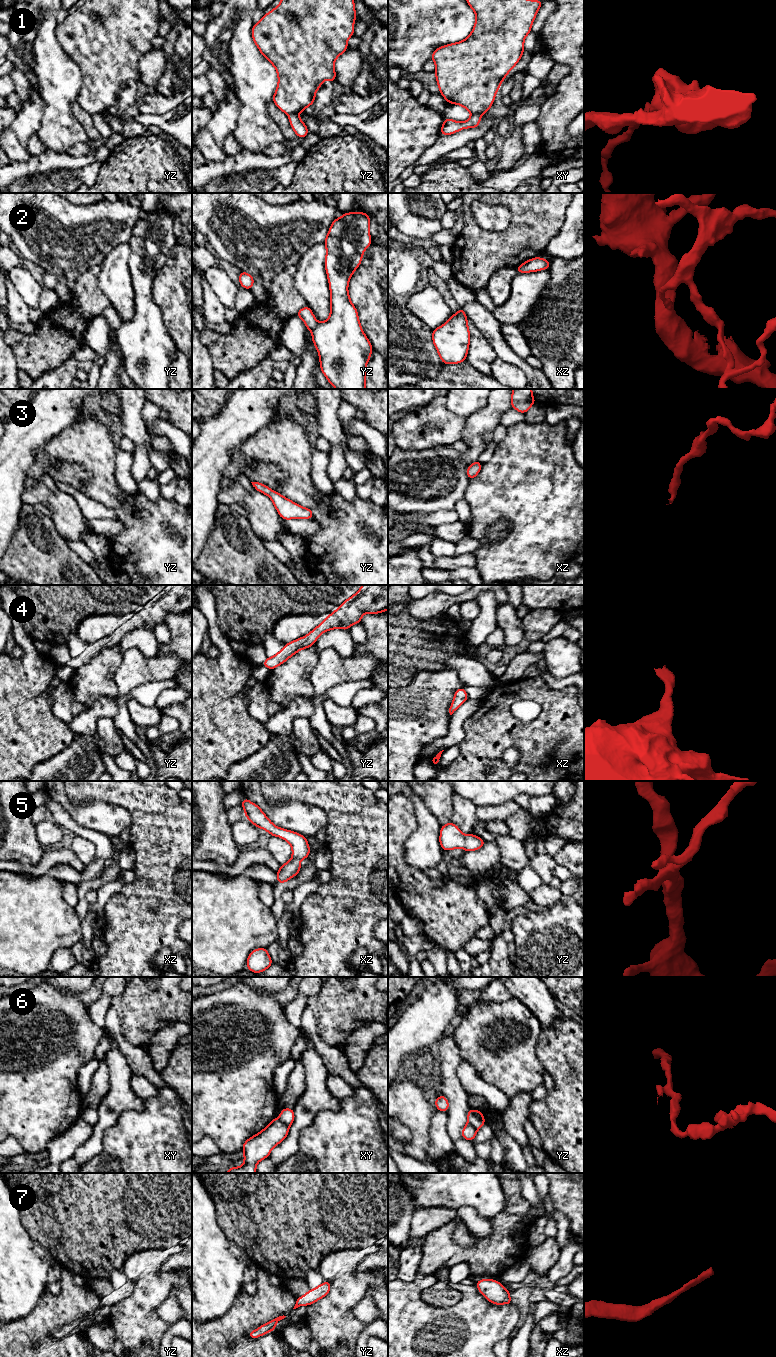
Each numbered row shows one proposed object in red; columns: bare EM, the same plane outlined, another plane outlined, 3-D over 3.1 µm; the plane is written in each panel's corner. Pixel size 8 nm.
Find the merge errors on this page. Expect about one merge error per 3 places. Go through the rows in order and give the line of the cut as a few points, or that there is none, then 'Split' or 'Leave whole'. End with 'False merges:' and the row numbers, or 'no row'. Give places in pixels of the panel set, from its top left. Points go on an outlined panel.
1: Split along yz (297, 113), (289, 115). Split
2: Split along yz (318, 323), (311, 331). Split
3: No split. Leave whole
4: No split. Leave whole
5: No split. Leave whole
6: Split along xy (278, 1119), (288, 1128). Split
7: No split. Leave whole
False merges: 1, 2, 6

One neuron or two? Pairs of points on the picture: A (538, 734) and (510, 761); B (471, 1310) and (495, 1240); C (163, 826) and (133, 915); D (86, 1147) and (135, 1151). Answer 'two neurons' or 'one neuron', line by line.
A: two neurons
B: two neurons
C: one neuron
D: two neurons

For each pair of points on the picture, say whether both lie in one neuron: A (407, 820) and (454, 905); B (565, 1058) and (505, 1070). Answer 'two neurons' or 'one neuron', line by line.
A: one neuron
B: two neurons

